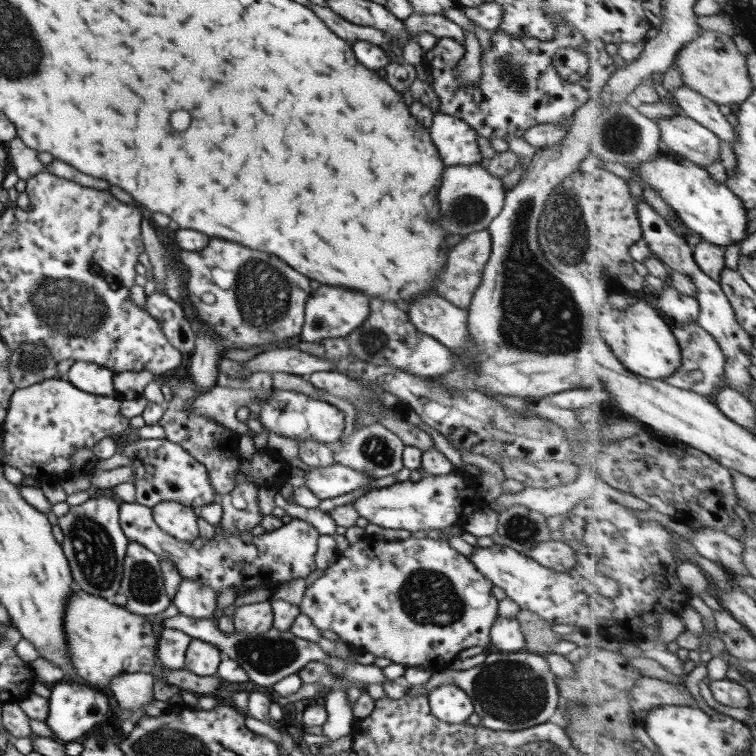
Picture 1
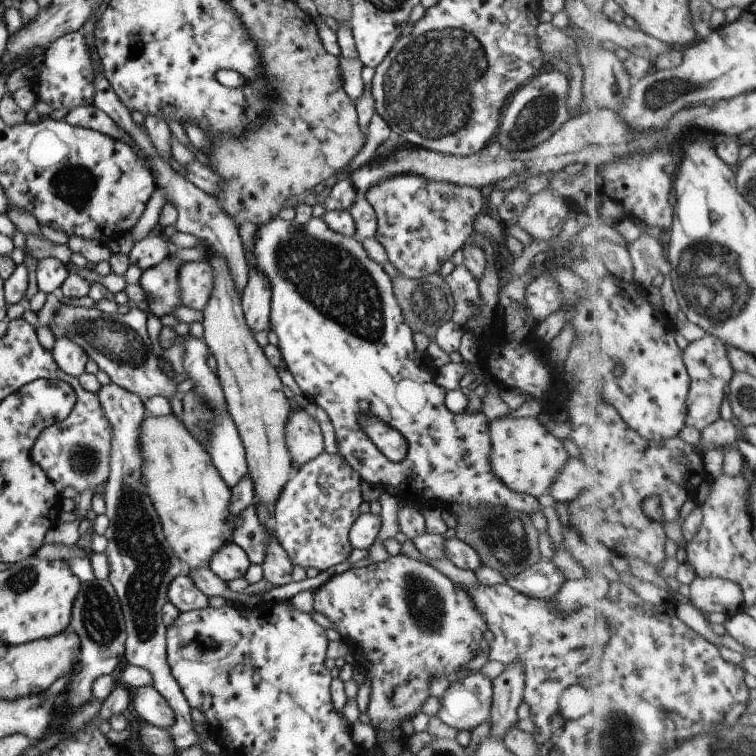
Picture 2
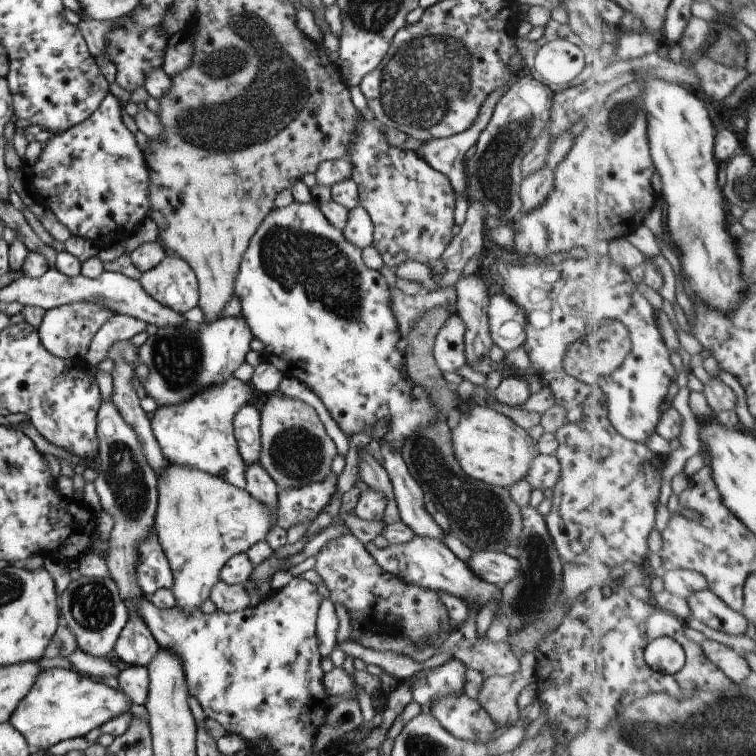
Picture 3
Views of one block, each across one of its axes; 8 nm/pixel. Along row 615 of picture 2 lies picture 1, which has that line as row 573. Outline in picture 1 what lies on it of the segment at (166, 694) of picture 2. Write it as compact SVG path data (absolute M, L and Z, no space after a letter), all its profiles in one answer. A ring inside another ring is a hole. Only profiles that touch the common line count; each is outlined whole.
M129 542L125 560L123 561L123 576L119 592L128 599L123 606L132 614L154 616L161 614L170 606L171 600L166 595L164 580L161 574L160 559L138 542Z

